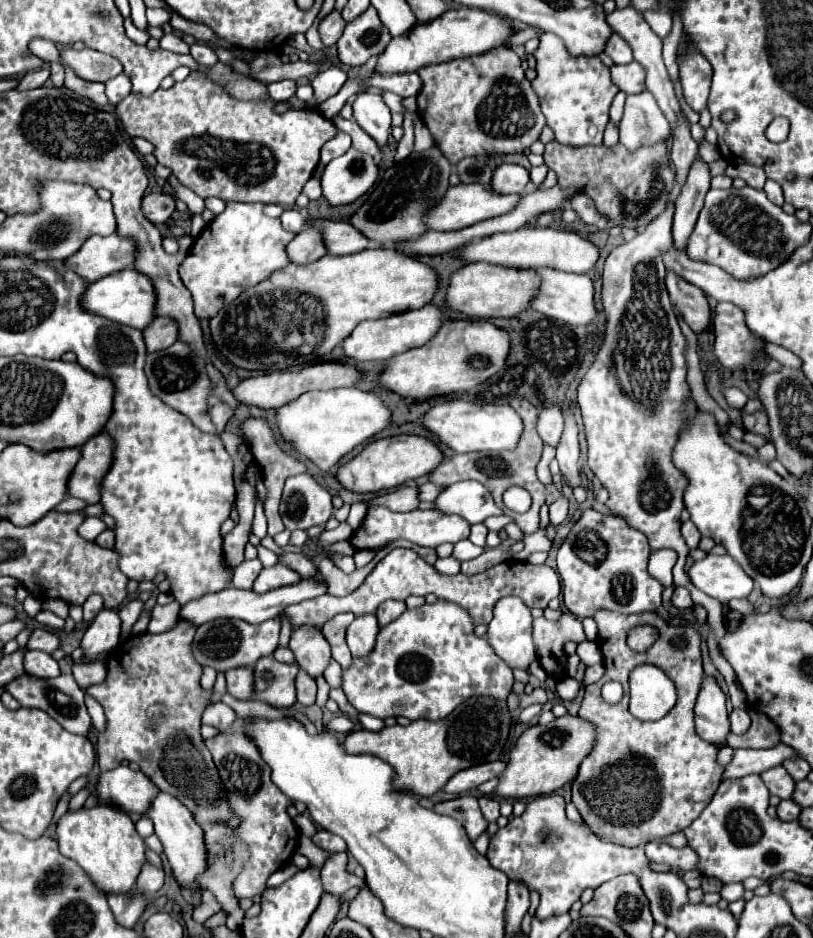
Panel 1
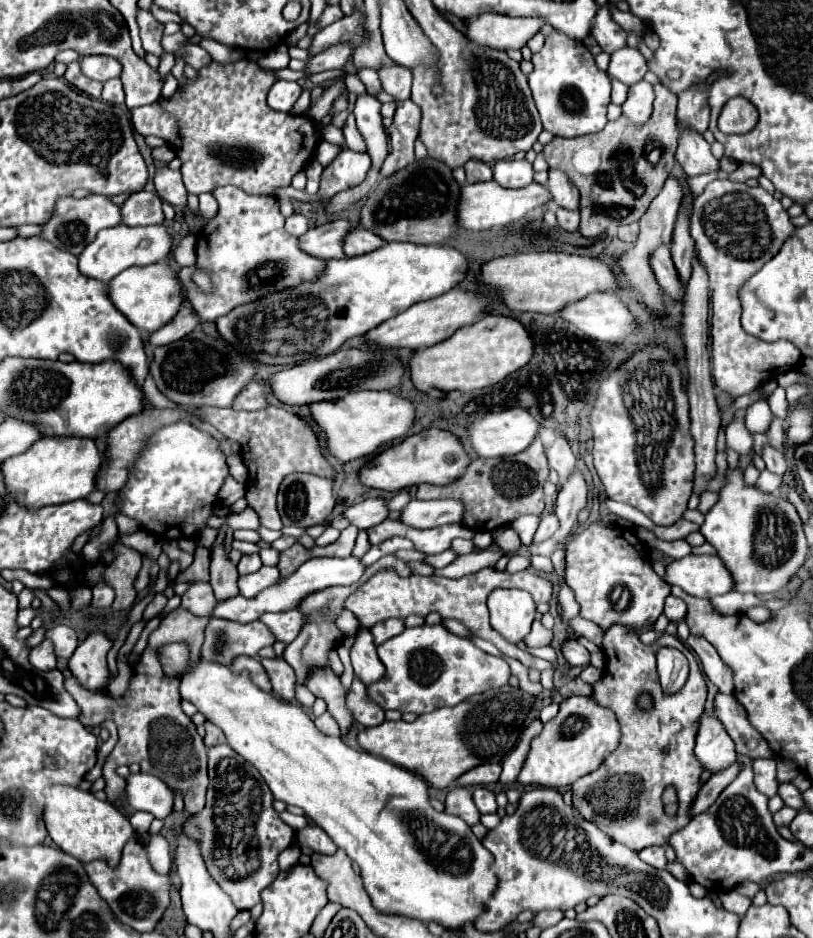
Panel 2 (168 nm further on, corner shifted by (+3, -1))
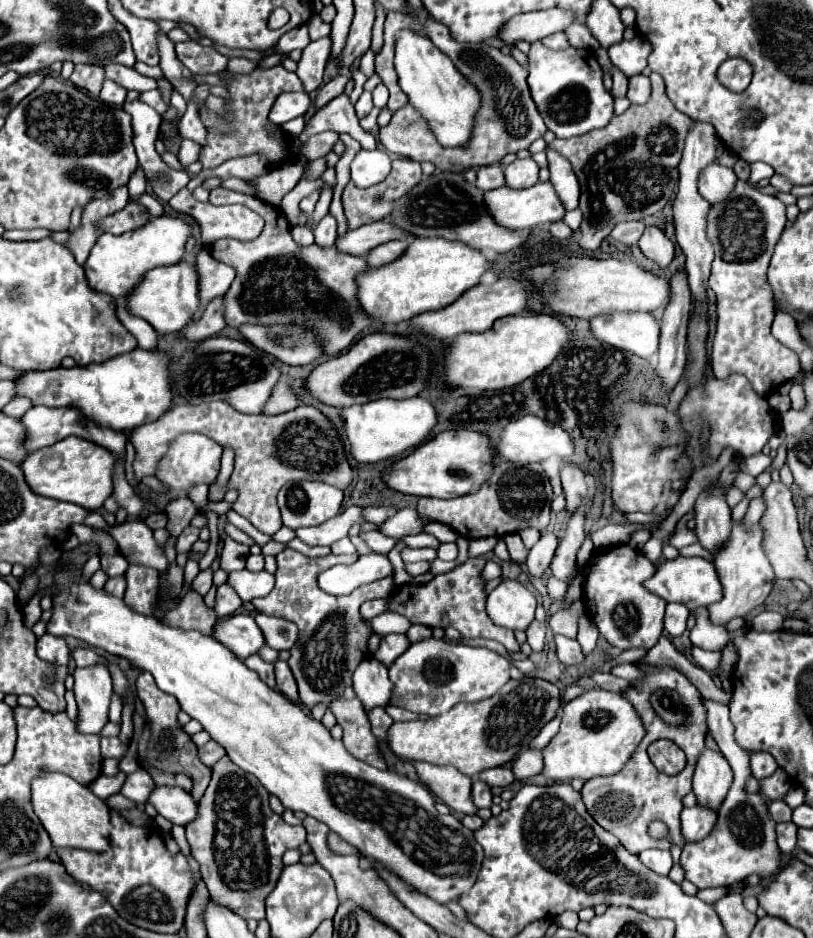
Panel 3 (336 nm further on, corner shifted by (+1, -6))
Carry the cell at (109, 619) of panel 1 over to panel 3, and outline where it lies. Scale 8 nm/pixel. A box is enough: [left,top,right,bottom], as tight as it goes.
[75,665,113,733]

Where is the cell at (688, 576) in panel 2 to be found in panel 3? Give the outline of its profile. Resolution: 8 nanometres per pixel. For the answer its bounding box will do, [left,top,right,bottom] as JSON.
[643,555,723,609]

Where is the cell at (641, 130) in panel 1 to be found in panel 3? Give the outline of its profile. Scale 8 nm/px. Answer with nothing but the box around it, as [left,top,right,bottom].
[627,75,651,105]

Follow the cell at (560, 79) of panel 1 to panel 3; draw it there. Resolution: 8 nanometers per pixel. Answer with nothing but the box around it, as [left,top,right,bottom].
[527,41,613,139]

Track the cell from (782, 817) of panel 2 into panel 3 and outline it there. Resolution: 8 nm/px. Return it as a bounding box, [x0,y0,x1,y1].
[777,823,797,853]

